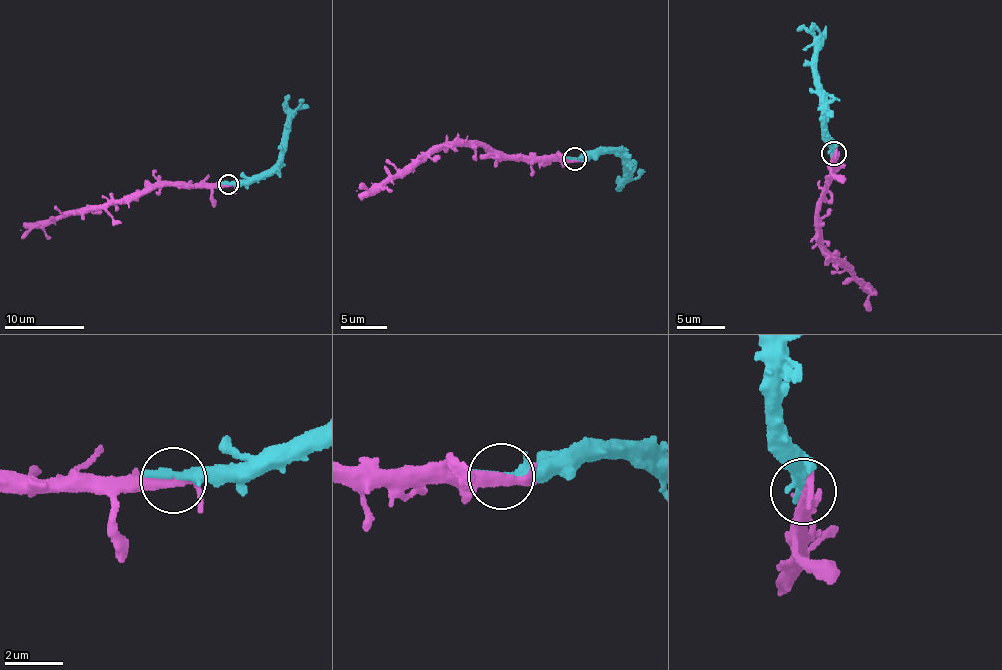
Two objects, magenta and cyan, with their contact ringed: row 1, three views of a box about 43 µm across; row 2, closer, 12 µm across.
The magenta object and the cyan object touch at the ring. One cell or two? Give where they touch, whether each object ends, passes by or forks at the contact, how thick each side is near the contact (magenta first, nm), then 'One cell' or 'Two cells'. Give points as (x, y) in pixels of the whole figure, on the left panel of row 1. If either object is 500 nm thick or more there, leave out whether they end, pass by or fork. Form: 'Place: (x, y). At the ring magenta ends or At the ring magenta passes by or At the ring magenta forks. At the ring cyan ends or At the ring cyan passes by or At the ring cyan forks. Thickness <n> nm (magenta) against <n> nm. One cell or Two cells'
Place: (228, 184). At the ring magenta passes by. At the ring cyan ends. Thickness 360 nm (magenta) against 320 nm. One cell

